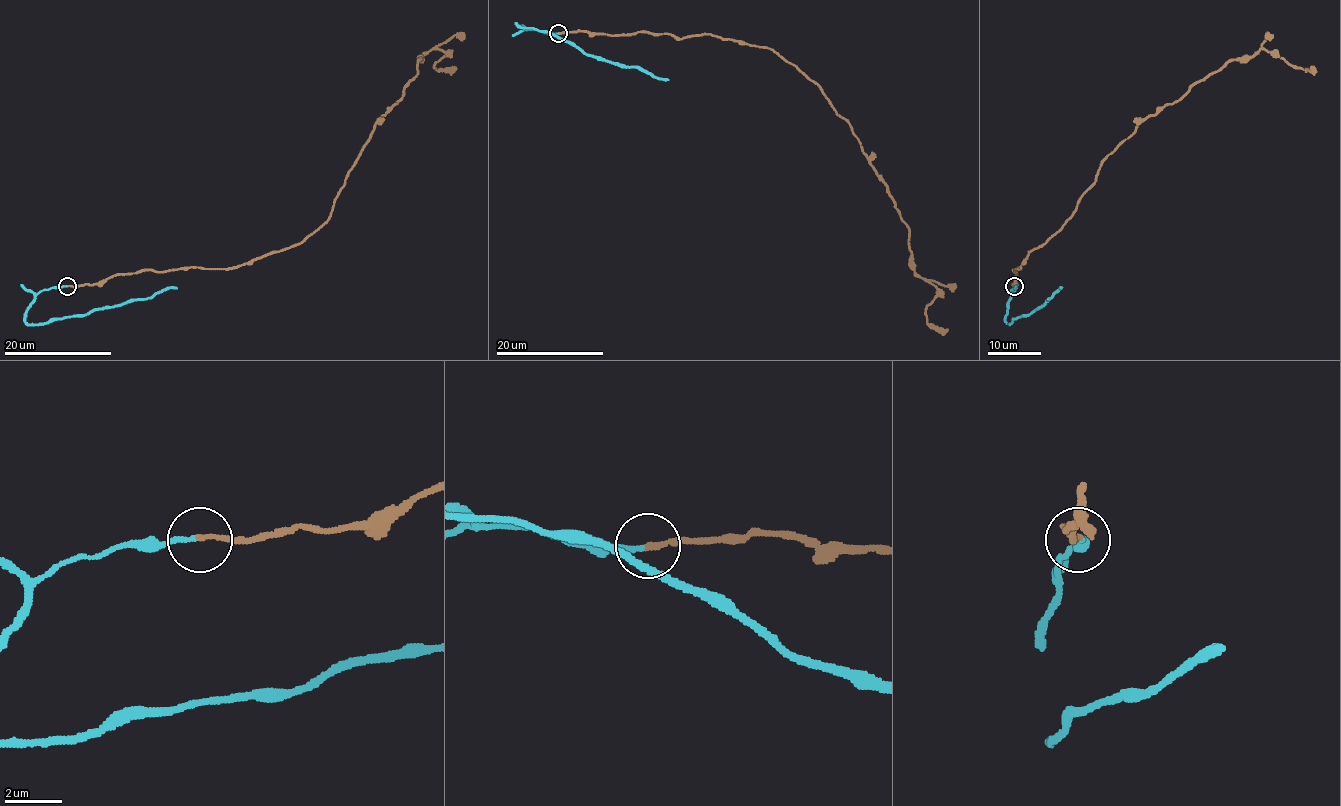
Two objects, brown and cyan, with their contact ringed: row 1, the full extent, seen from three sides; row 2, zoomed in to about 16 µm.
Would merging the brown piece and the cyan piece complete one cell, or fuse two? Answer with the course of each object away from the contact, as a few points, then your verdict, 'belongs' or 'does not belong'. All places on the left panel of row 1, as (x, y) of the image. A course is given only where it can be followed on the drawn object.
brown runs (67, 287), (236, 268), (304, 241), (330, 217), (417, 63), (442, 50), (435, 68), (457, 68); cyan runs (66, 287), (40, 291), (30, 304), (26, 321), (42, 324), (83, 316), (177, 288); belongs

